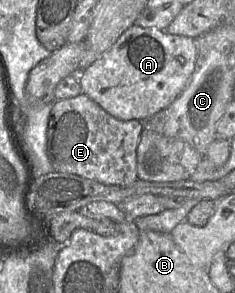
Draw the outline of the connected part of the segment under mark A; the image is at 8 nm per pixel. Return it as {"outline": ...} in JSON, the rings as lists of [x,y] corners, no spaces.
{"outline":[[[134,24],[99,59],[79,72],[78,81],[82,93],[114,118],[143,121],[181,94],[194,71],[196,58],[195,39]]]}

